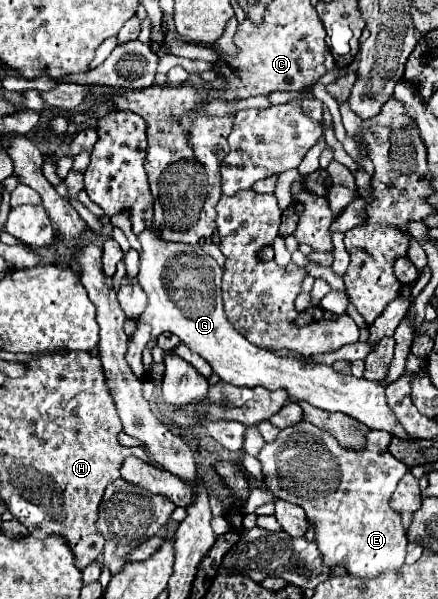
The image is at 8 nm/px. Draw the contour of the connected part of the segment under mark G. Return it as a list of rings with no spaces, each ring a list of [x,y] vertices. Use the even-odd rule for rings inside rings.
[[[155,228],[143,230],[137,238],[141,242],[141,266],[137,280],[149,298],[149,306],[139,320],[153,328],[148,348],[156,346],[157,336],[171,332],[179,336],[185,346],[205,358],[223,382],[249,388],[263,386],[267,390],[283,388],[291,400],[303,400],[327,412],[343,412],[365,424],[369,430],[385,430],[395,438],[413,440],[389,410],[385,386],[365,378],[355,378],[353,374],[339,374],[327,364],[283,358],[259,346],[251,346],[251,342],[243,338],[227,320],[221,302],[223,270],[201,250],[201,246],[163,242],[163,238],[159,238],[159,230]]]

